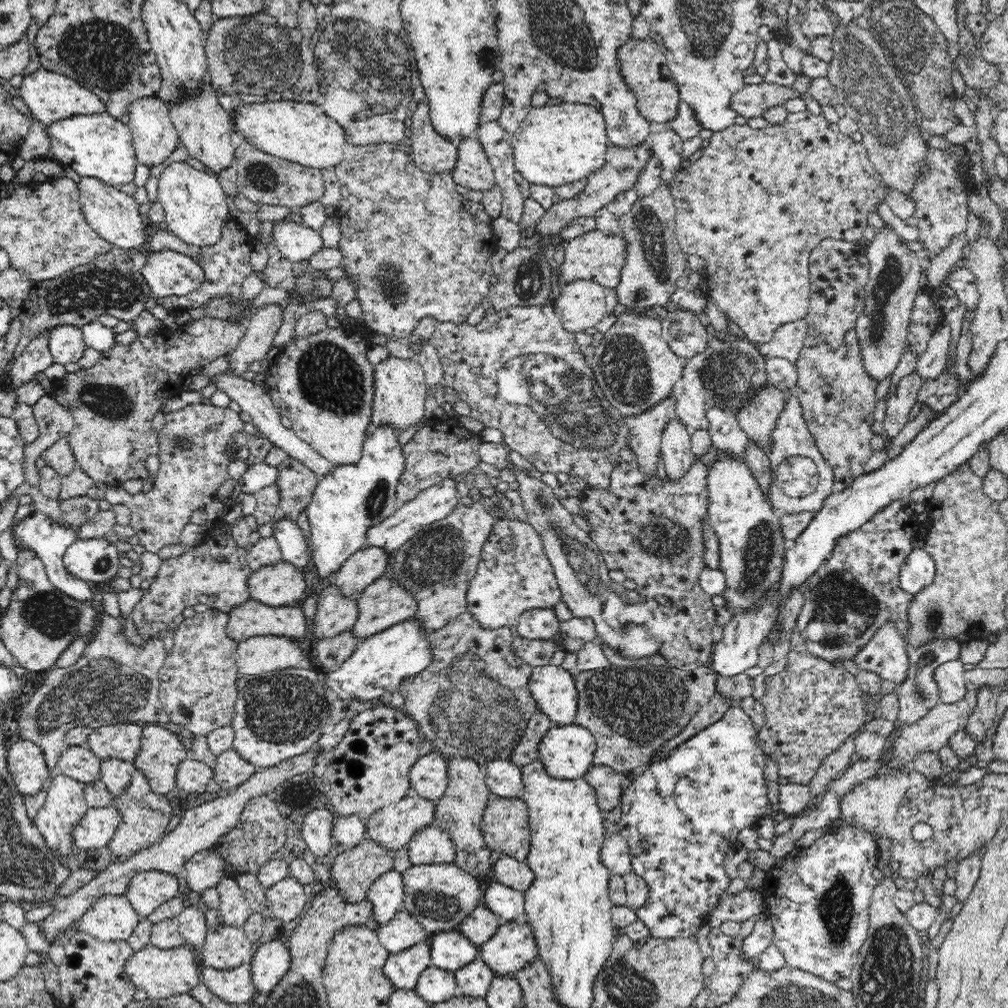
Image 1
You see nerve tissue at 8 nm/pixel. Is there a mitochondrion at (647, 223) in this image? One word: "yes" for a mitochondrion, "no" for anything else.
yes

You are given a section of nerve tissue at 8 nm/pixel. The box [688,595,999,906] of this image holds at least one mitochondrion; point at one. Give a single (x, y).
(934, 617)

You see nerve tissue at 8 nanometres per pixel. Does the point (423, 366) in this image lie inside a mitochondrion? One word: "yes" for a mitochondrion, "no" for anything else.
no

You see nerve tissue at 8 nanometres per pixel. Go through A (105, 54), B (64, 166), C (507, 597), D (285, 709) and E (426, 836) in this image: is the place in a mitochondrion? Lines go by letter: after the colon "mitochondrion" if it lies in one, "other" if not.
A: mitochondrion
B: other
C: other
D: mitochondrion
E: other

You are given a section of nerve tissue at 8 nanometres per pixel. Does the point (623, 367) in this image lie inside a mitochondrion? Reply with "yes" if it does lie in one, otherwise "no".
yes

